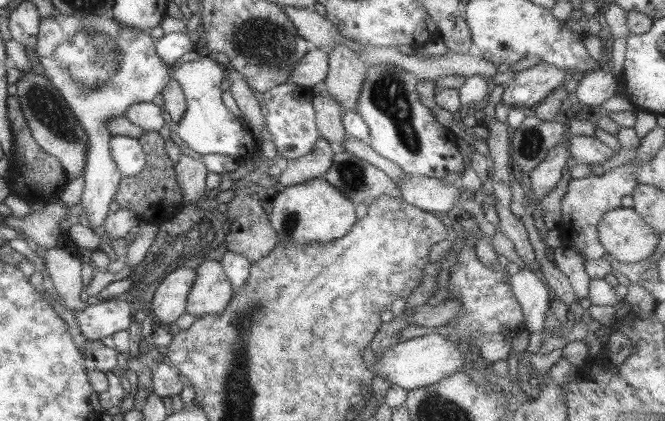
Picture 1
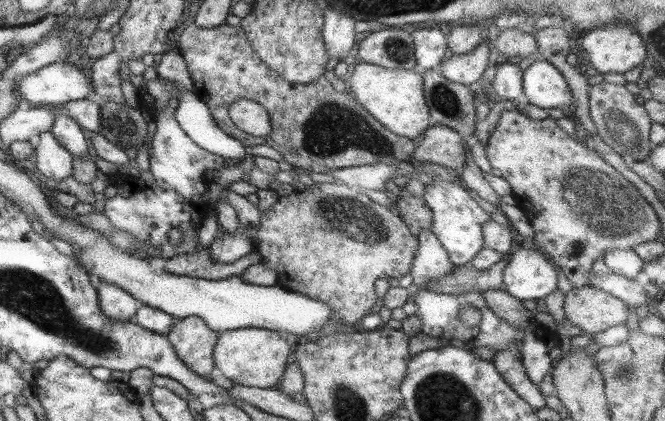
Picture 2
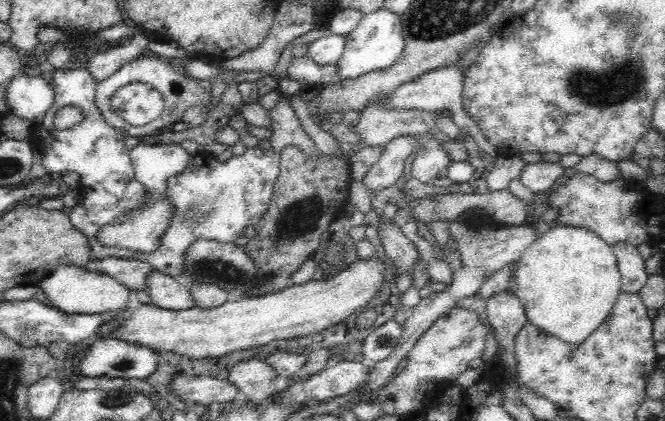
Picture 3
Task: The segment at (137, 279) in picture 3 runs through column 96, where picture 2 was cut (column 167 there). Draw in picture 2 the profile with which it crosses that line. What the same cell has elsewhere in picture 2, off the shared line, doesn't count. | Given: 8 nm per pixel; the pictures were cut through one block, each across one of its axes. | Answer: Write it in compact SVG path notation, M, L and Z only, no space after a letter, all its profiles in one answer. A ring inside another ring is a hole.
M196 249L188 254L169 258L160 264L166 272L178 276L186 275L203 279L223 279L229 276L242 274L249 266L261 262L256 250L252 250L232 264L216 264L209 257L209 249L195 253Z

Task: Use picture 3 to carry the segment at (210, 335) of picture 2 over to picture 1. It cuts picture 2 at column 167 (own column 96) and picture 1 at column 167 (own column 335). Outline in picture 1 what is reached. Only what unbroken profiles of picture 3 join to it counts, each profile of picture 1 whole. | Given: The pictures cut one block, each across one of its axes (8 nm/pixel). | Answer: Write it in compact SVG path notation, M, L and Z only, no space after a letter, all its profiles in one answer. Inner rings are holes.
M186 266L172 270L156 288L149 312L163 324L176 323L186 312L188 294L196 275L196 269Z

